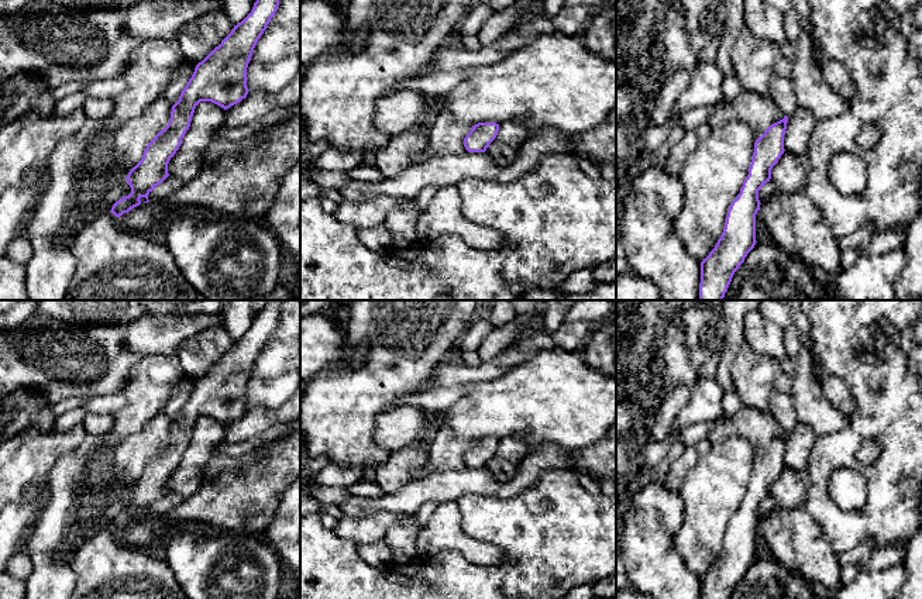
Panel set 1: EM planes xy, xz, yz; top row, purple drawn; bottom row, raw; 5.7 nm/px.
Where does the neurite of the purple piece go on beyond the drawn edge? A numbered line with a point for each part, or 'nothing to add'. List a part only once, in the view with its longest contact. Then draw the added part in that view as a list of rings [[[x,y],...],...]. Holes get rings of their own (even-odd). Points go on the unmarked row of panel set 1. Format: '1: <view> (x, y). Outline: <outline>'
nothing to add

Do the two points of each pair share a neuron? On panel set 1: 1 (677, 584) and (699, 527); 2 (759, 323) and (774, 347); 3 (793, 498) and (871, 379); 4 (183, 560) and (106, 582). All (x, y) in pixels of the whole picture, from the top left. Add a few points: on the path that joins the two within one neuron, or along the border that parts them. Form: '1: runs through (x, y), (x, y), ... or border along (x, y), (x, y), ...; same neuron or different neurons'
1: border along (677, 532), (674, 548), (681, 561), (699, 578); different neurons
2: runs through (759, 329), (770, 341); same neuron
3: border along (807, 468), (808, 489), (801, 506); different neurons
4: border along (165, 560), (178, 584); different neurons

